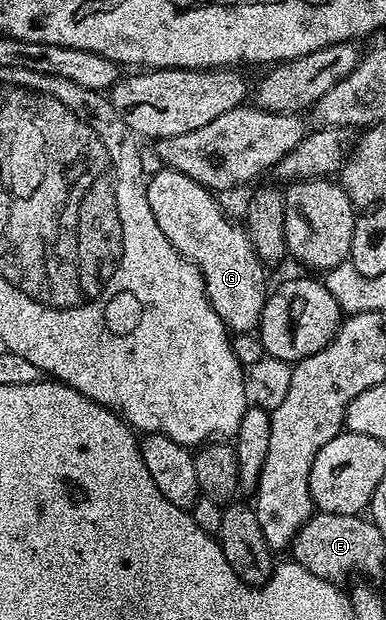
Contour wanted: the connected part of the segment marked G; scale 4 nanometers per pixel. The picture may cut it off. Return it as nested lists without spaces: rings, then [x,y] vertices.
[[[158,168],[154,175],[149,175],[146,195],[148,208],[152,208],[156,224],[160,224],[160,232],[168,236],[178,254],[202,273],[208,300],[227,331],[234,334],[257,331],[268,297],[268,270],[254,251],[247,227],[237,226],[232,219],[226,218],[221,204],[214,199],[217,197],[192,180],[192,176],[184,176],[184,172]]]

